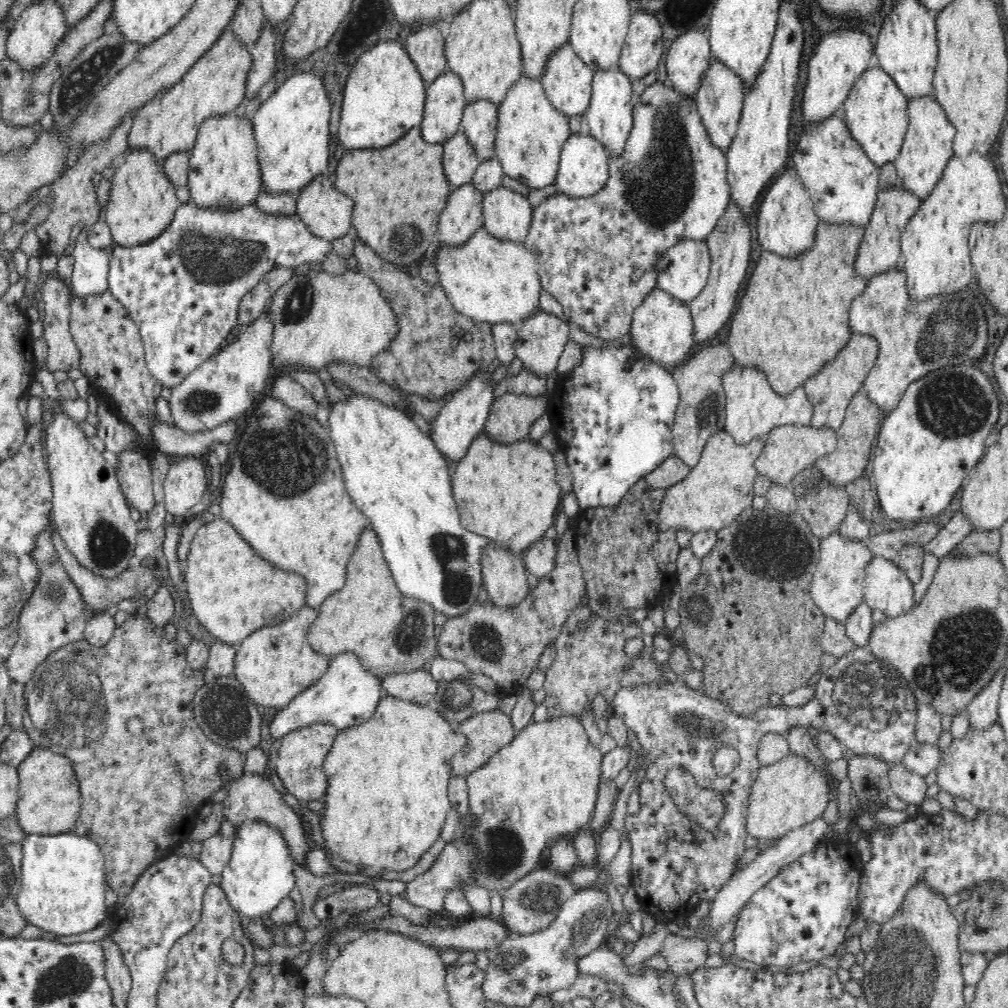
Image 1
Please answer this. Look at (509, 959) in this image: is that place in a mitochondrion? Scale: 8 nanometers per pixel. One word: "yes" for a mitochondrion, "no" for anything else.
yes

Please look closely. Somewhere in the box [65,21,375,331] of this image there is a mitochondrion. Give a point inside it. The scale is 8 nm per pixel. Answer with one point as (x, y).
(207, 261)

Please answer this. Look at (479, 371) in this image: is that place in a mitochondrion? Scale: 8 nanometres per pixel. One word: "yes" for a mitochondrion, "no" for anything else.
no

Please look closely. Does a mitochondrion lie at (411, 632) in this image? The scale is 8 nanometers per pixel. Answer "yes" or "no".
yes

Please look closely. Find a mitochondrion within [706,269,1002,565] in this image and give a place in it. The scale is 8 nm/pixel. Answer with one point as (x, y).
(953, 405)

